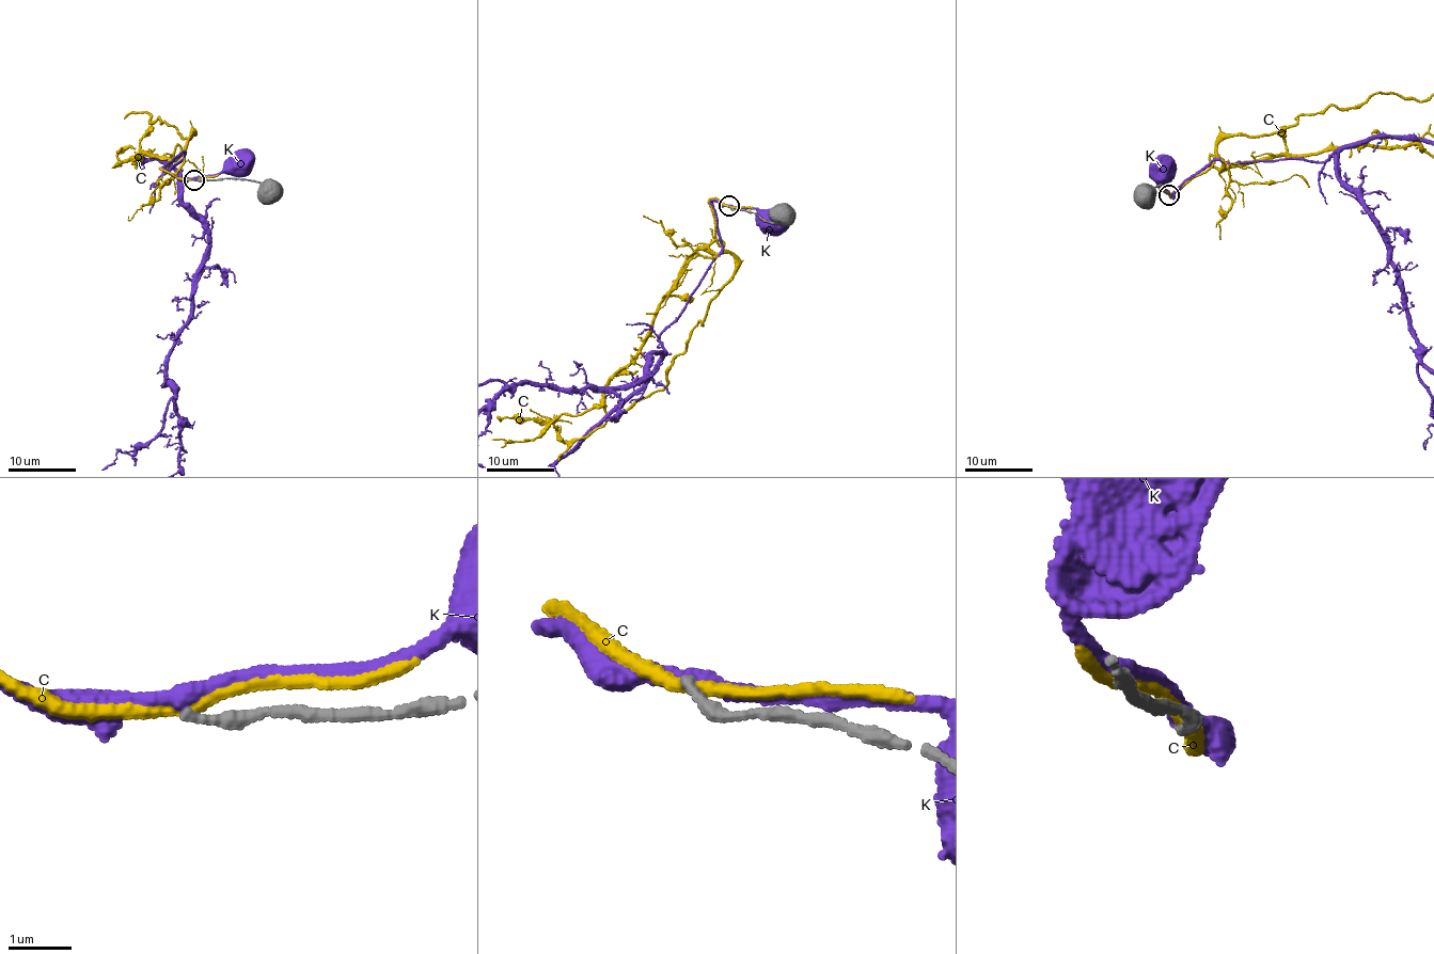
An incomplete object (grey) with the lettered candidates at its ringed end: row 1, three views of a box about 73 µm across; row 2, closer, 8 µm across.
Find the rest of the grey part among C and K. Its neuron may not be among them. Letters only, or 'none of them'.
none of them

